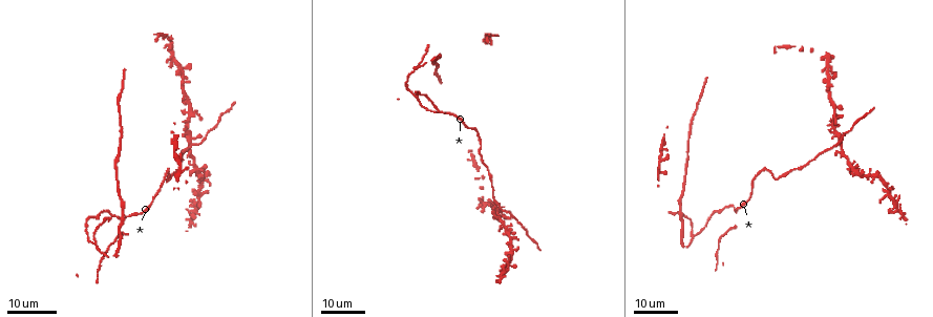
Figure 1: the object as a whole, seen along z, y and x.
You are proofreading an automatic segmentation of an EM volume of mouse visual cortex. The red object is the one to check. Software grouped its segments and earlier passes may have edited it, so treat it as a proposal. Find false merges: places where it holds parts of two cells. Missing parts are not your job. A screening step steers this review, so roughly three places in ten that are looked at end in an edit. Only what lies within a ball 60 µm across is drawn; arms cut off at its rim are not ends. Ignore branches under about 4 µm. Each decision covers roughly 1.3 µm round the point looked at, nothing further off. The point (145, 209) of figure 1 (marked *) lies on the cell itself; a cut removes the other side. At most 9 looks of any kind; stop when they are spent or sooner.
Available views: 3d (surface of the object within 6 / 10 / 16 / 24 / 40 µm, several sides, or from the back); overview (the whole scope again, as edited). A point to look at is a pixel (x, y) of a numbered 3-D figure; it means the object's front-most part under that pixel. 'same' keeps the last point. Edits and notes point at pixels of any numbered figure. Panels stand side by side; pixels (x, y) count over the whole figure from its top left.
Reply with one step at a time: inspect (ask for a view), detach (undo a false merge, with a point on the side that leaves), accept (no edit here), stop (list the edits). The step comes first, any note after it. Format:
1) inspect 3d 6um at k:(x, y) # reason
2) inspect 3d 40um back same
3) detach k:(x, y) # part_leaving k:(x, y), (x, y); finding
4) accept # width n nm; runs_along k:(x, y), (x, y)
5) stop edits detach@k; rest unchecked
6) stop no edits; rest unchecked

inspect 3d 24um at 1:(689, 160) # thick turns thin

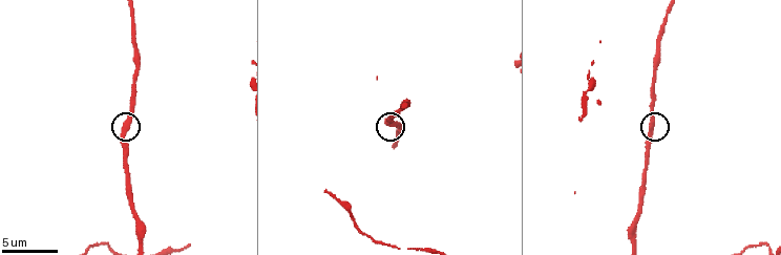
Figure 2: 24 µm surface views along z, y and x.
inspect 3d 10um at 2:(127, 122)

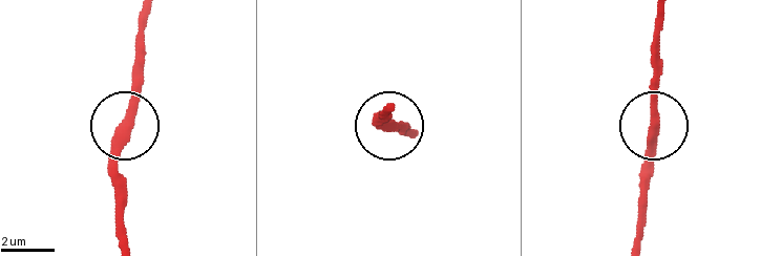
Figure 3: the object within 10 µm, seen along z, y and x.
accept # runs_along 3:(124, 237), (118, 143), (138, 57); one cell here

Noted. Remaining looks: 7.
inspect 3d 6um at 2:(331, 194) # sudden change in width

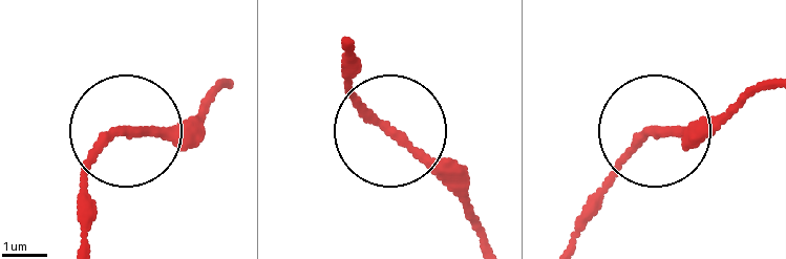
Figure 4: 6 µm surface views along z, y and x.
accept # width 170 nm; runs_along 4:(490, 242), (362, 107), (343, 55); one cell here

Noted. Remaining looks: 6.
inspect 3d 24um at 1:(843, 150) # looks like a crossing

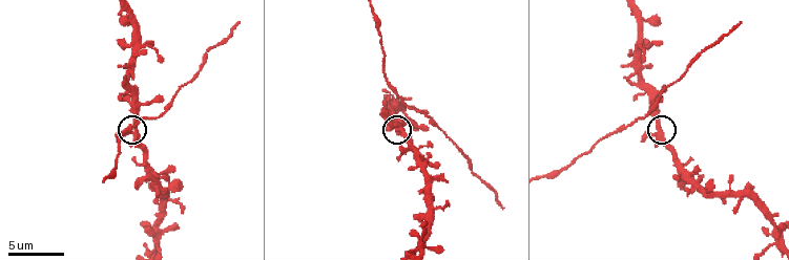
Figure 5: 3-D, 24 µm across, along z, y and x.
inspect 3d 10um at 5:(131, 132)

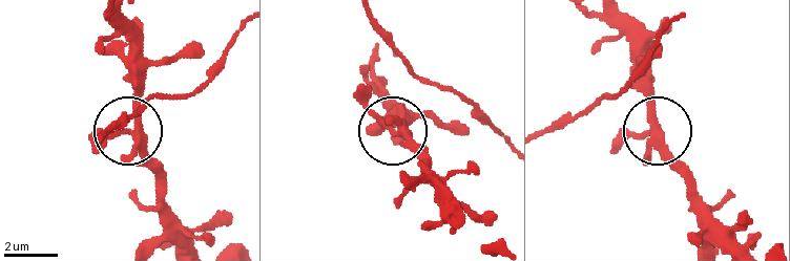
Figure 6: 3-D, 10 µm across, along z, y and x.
accept # arms 4; one cell here

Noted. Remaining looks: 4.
inspect 3d 10um at 5:(171, 103) # three-way junction

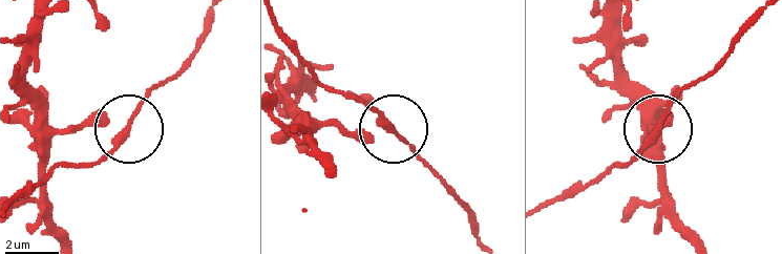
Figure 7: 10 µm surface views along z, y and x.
accept # arms 3; runs_along 7:(278, 25), (320, 80), (375, 107), (420, 159); one cell here

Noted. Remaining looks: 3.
stop no edits; rest unchecked

